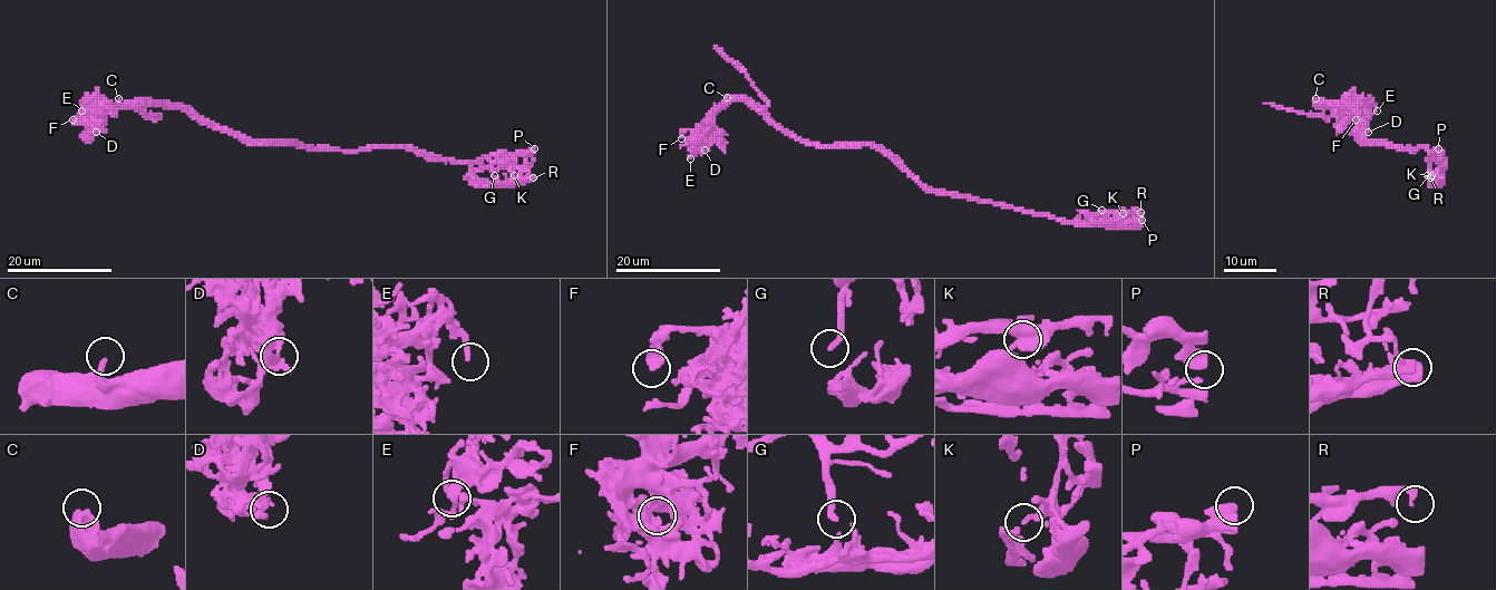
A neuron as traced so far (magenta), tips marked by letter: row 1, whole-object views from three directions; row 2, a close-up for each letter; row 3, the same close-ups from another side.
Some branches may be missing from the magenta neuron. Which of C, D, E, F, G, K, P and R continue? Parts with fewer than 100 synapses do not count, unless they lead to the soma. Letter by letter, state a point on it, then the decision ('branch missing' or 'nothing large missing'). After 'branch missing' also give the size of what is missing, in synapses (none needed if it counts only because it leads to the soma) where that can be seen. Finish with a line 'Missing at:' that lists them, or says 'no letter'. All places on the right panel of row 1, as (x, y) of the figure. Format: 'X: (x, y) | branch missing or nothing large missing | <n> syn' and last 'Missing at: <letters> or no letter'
C: (1315, 98) | nothing large missing
D: (1368, 132) | nothing large missing
E: (1377, 110) | nothing large missing
F: (1356, 119) | nothing large missing
G: (1427, 175) | nothing large missing
K: (1431, 175) | nothing large missing
P: (1438, 148) | nothing large missing
R: (1430, 177) | nothing large missing
Missing at: no letter

